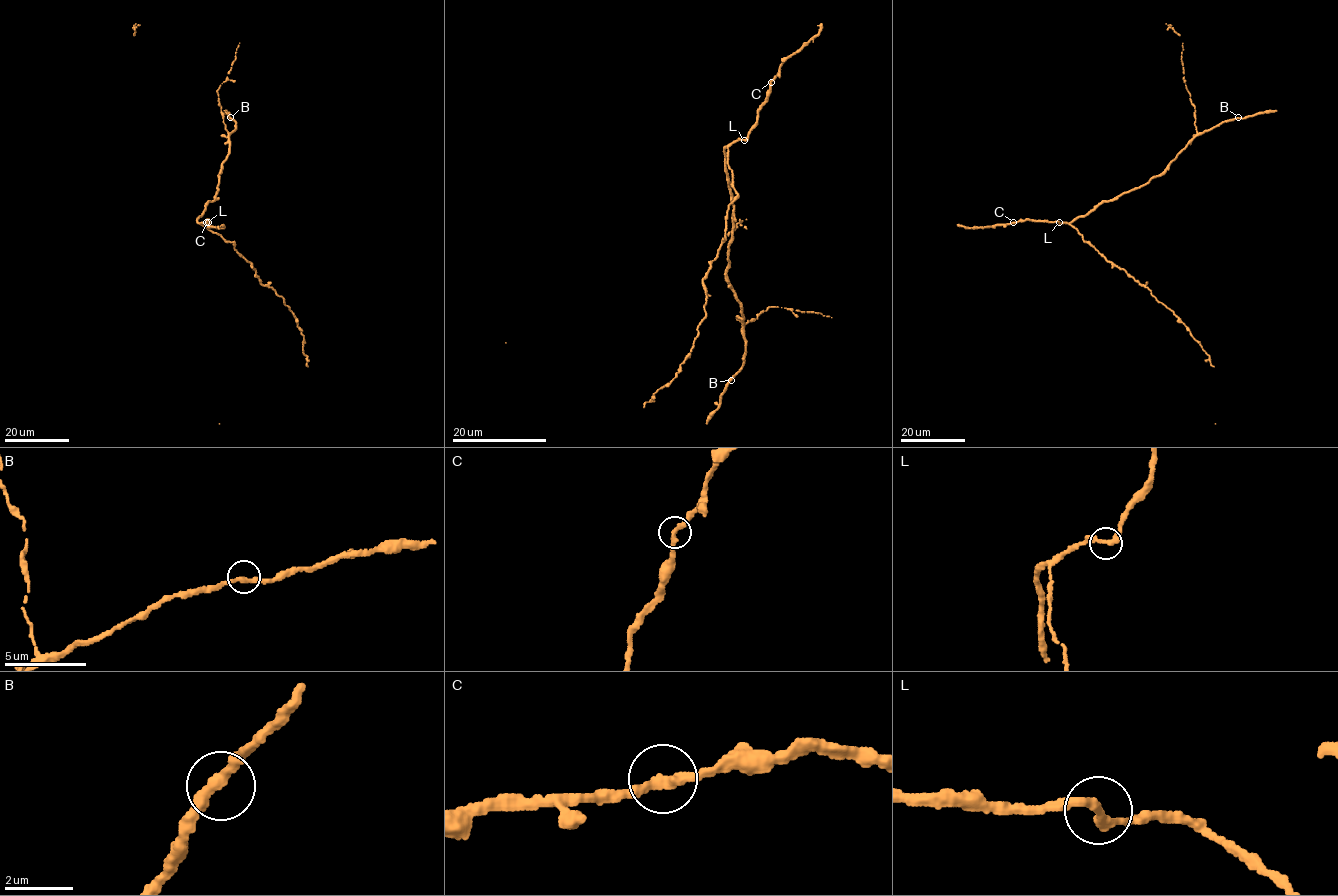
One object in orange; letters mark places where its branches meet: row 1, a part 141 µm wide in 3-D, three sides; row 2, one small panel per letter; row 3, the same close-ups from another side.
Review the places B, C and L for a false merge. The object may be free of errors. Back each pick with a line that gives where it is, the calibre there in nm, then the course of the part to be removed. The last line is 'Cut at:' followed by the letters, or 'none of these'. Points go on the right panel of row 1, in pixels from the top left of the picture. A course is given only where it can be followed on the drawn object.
Cut at: none of these

